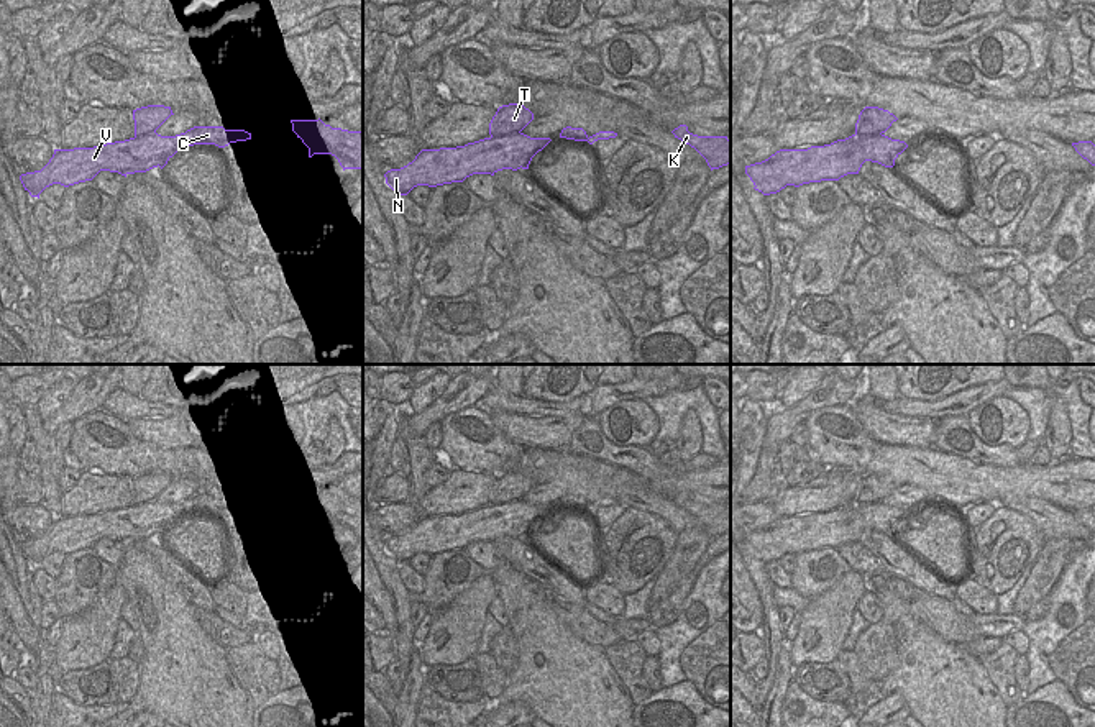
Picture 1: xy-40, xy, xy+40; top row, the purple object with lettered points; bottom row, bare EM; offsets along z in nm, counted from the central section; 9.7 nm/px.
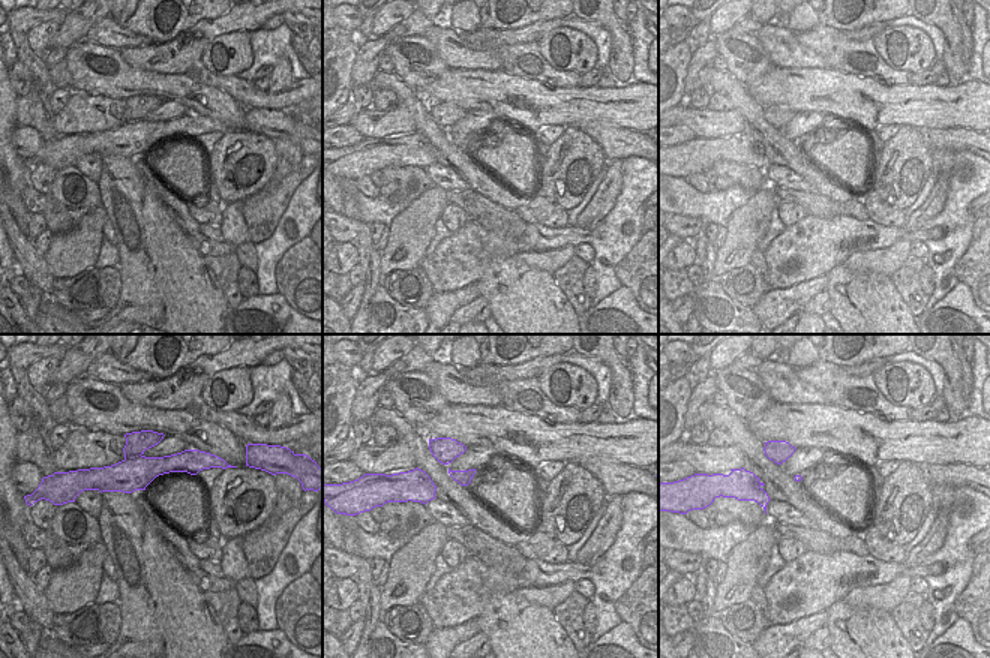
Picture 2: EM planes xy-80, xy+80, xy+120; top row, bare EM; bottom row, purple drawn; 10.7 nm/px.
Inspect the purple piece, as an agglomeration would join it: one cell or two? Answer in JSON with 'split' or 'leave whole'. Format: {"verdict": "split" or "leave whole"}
{"verdict": "split"}

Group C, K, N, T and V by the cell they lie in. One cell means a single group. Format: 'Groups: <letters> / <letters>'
Groups: C K N V / T.

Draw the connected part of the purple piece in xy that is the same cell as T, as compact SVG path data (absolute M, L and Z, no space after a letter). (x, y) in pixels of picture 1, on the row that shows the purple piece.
M522 103L502 105L489 123L489 135L496 138L520 133L532 120L534 113Z

